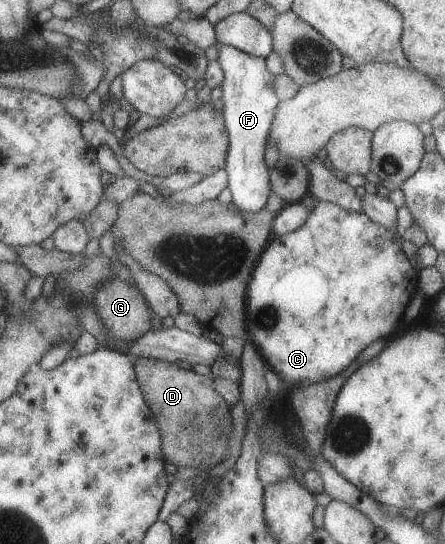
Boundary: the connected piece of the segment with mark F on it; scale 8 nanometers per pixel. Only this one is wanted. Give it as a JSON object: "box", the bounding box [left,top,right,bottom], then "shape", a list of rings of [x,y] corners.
{"box":[218,45,279,213],"shape":[[[219,45],[218,61],[225,71],[221,109],[225,113],[231,141],[227,171],[233,203],[244,213],[258,213],[266,207],[272,193],[271,171],[266,165],[266,145],[279,105],[277,78],[268,67],[268,59],[231,45]]]}

